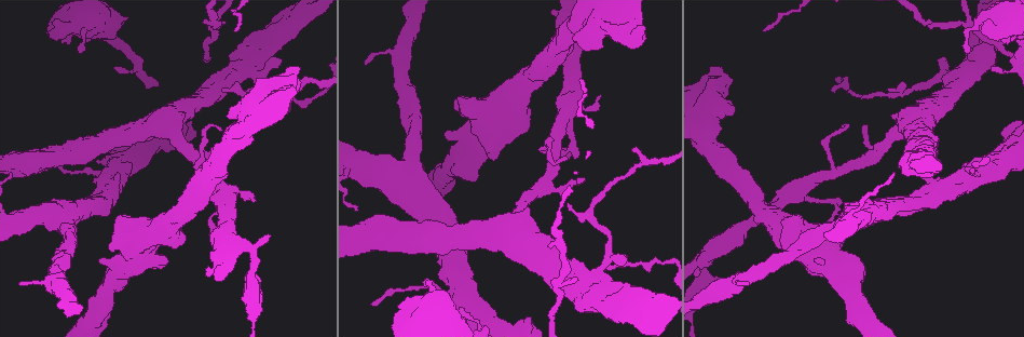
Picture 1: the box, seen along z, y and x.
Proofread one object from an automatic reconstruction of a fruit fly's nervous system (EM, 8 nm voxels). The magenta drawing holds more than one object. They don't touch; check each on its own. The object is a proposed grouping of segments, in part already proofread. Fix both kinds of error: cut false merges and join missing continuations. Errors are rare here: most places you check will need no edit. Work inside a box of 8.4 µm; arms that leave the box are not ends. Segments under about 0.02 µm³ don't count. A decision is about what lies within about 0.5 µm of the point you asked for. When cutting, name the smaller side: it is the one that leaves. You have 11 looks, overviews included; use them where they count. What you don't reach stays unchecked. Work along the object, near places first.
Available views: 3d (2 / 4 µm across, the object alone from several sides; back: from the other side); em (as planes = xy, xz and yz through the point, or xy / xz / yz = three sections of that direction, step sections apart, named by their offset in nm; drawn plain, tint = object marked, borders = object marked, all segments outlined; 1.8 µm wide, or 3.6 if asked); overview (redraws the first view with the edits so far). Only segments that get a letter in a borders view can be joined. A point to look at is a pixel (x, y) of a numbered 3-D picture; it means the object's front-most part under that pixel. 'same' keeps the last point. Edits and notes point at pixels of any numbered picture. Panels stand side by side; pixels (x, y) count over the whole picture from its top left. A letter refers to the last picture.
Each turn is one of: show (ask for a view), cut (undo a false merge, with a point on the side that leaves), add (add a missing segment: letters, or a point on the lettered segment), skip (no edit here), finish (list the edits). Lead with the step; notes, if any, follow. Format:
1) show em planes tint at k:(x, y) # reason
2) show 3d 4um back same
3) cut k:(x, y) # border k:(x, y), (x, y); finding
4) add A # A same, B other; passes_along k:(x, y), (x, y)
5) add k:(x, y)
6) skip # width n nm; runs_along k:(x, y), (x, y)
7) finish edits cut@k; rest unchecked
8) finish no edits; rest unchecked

show em xy step 8 tint at 1:(599, 97) # free end

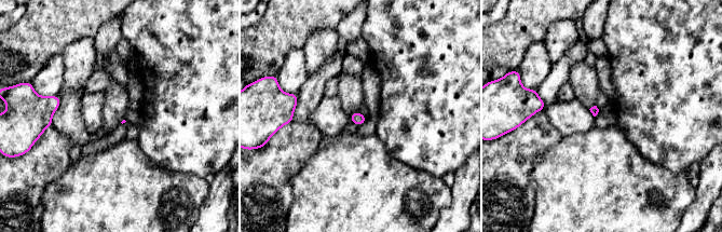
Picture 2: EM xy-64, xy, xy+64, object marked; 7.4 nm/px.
show em planes borders same

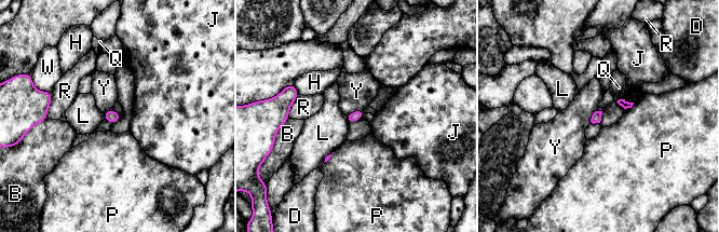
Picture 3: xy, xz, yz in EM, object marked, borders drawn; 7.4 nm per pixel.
skip # B other, D other, H other, J other, L other, P other, Q other, R other, W other, Y other; border 3:(363, 109), (357, 109), (346, 116); no lettered segment goes on from it

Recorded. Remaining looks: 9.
show em planes borders at 1:(164, 261) # stops while still wide

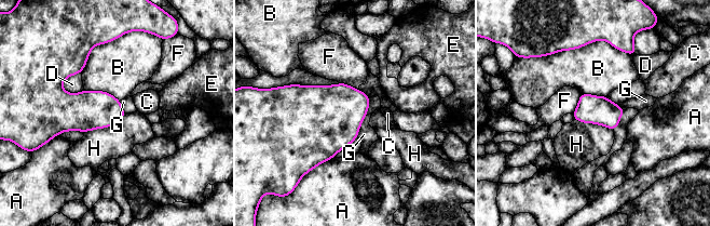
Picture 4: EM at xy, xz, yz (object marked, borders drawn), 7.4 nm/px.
skip # width 220 nm; A other, B other, C other, D other, E other, F other, G other, H other; border 4:(370, 97), (368, 111), (356, 136); no lettered segment goes on from it

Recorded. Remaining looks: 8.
show em yz step 4 borders at 1:(267, 234) # an open end

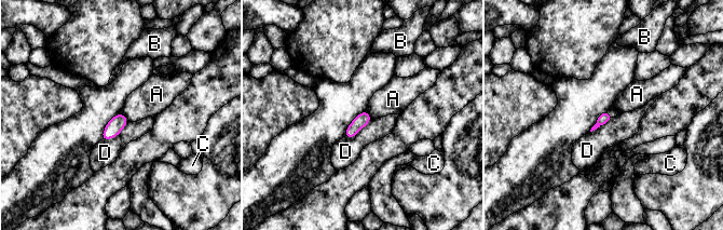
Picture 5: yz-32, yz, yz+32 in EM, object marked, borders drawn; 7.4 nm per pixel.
show em xy step 16 borders same

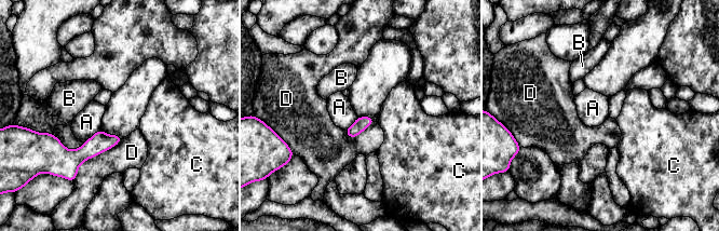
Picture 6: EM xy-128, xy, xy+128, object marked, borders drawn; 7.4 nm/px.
skip # A other, B other, C other, D other; border 6:(99, 128), (83, 143); none of them fits

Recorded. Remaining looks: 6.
show 3d 2um at 1:(842, 245) # an open end

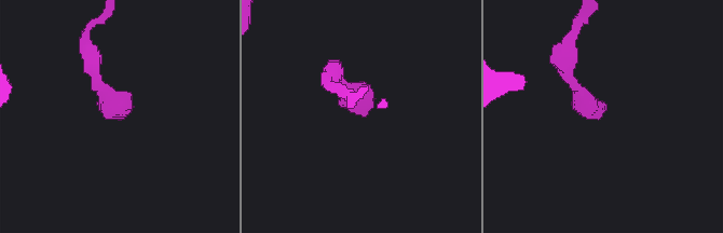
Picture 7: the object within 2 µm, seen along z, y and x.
show em planes borders at 7:(594, 108) # need the tissue

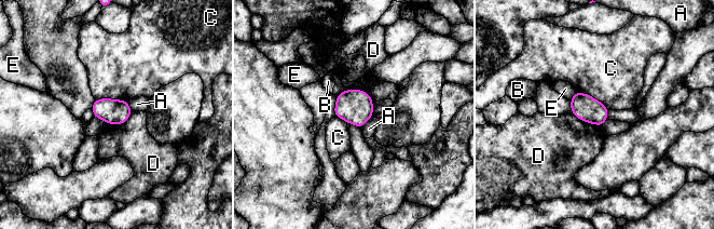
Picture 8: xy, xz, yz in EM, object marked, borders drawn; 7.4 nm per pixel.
skip # A other, B other, C other, D other, E other; border 8:(576, 91), (588, 93), (608, 109); none of them fits

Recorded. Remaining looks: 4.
finish no edits; rest unchecked

